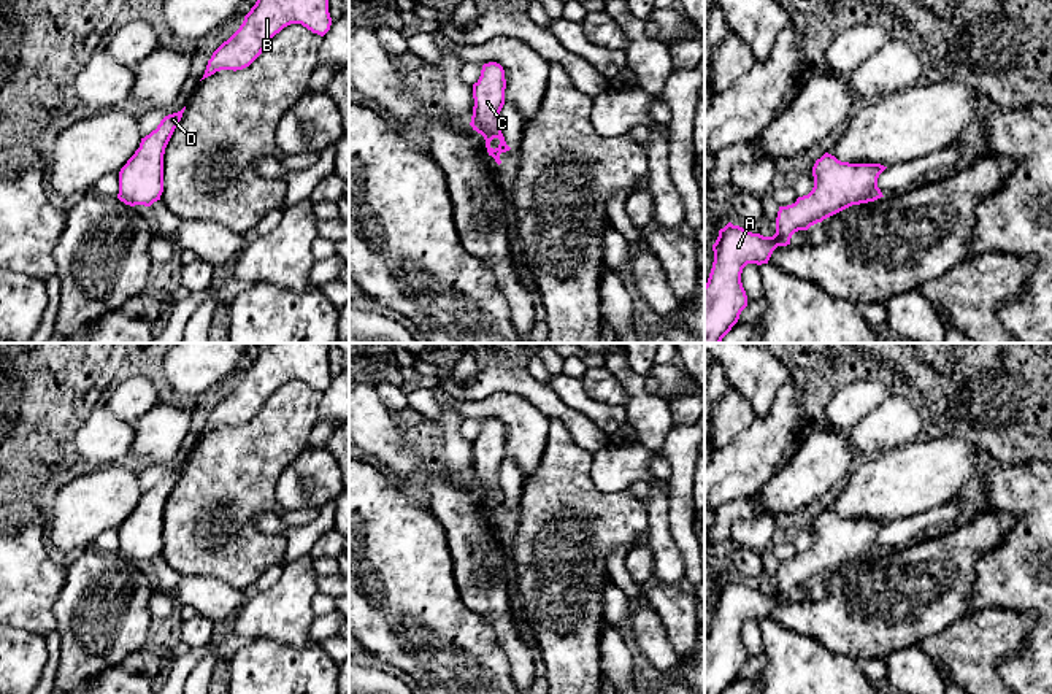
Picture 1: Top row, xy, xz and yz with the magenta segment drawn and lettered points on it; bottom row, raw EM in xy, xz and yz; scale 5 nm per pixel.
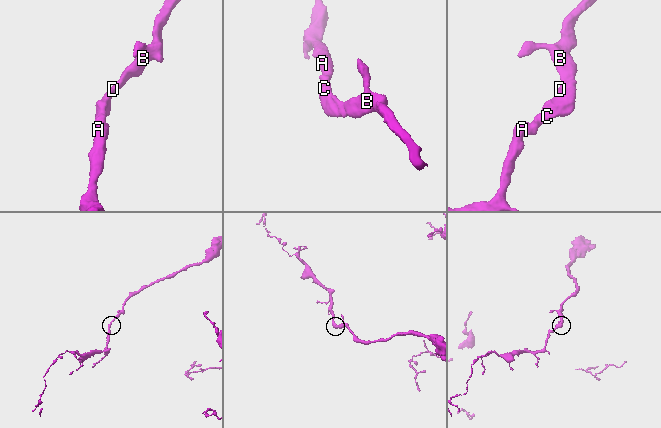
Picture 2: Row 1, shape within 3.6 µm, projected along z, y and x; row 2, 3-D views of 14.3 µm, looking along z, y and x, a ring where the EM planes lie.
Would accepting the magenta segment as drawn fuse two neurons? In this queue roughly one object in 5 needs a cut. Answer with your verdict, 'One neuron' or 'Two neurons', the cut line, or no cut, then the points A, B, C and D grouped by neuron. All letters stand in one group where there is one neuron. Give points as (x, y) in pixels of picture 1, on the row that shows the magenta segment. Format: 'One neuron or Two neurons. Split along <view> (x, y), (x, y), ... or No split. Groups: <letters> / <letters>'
One neuron. No split. Groups: A B C D

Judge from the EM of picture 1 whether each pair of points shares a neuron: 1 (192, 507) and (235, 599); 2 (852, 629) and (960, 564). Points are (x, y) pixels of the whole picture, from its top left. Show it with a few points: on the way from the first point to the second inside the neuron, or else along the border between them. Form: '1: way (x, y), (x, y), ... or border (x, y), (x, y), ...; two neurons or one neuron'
1: border (192, 575), (211, 575), (241, 591); two neurons
2: way (879, 612), (890, 601), (921, 589), (933, 578); one neuron

